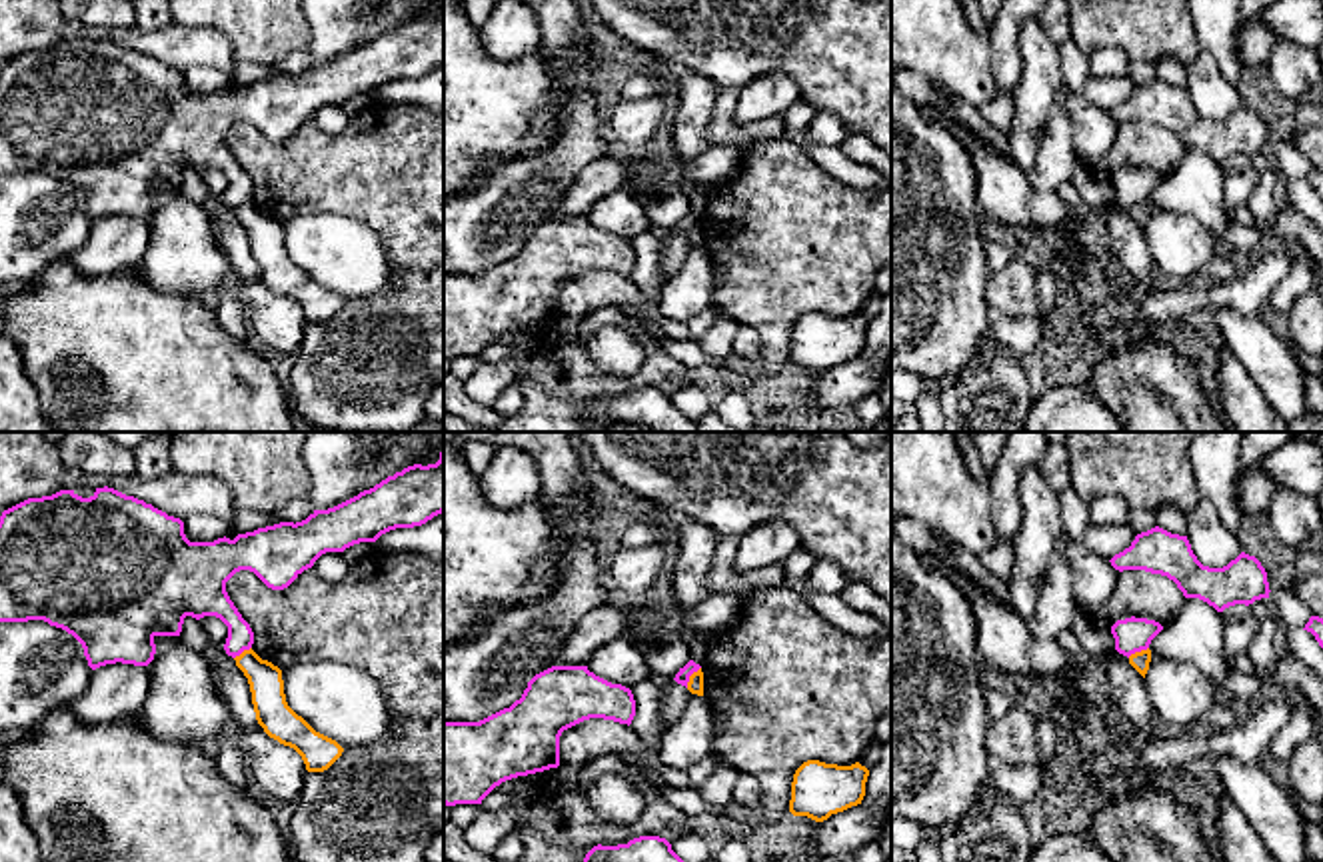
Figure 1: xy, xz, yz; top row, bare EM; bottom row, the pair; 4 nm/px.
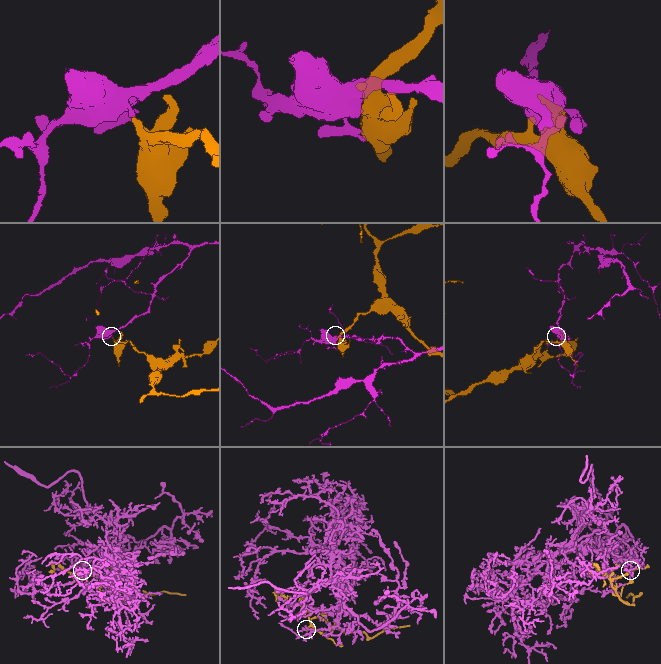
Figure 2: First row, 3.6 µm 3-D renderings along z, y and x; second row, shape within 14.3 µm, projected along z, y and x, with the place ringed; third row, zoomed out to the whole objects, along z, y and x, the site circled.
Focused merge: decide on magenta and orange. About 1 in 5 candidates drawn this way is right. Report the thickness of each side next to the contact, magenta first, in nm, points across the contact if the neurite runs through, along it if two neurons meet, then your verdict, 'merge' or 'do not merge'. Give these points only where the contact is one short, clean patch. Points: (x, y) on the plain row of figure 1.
calibres 60 and 60 nm; border xz (700, 218), (686, 238); do not merge

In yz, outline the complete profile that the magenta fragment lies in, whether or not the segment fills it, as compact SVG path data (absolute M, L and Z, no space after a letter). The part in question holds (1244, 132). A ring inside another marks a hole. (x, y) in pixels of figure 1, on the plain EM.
M1159 78L1135 88L1129 100L1115 106L1111 118L1145 122L1167 128L1185 150L1199 150L1223 164L1235 156L1253 156L1269 150L1267 124L1255 108L1241 104L1223 120L1203 118L1191 102L1187 88L1171 86Z

